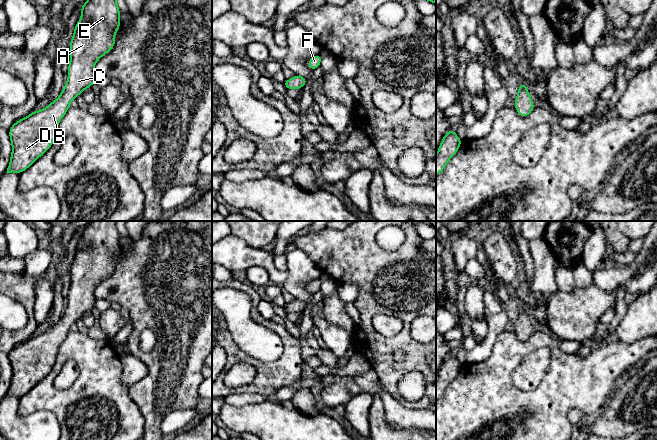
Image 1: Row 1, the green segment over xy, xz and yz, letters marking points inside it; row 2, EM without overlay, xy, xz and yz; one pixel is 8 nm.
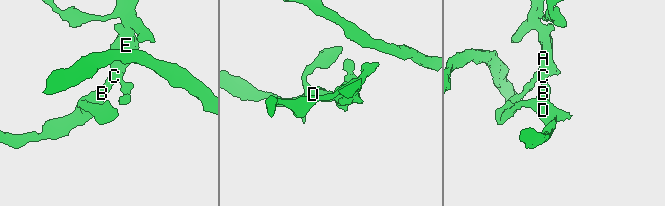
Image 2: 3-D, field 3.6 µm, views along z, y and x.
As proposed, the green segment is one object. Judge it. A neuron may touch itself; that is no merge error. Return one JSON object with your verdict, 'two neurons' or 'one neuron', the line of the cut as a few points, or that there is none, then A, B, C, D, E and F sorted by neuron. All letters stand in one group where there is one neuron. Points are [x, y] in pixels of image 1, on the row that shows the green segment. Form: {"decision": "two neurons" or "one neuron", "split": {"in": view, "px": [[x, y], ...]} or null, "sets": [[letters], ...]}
{"decision": "one neuron", "split": null, "sets": [["A", "B", "C", "D", "E", "F"]]}

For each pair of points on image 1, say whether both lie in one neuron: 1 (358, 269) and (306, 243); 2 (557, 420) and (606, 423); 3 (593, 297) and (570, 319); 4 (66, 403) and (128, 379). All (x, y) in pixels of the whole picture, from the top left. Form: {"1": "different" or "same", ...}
{"1": "same", "2": "different", "3": "same", "4": "different"}

